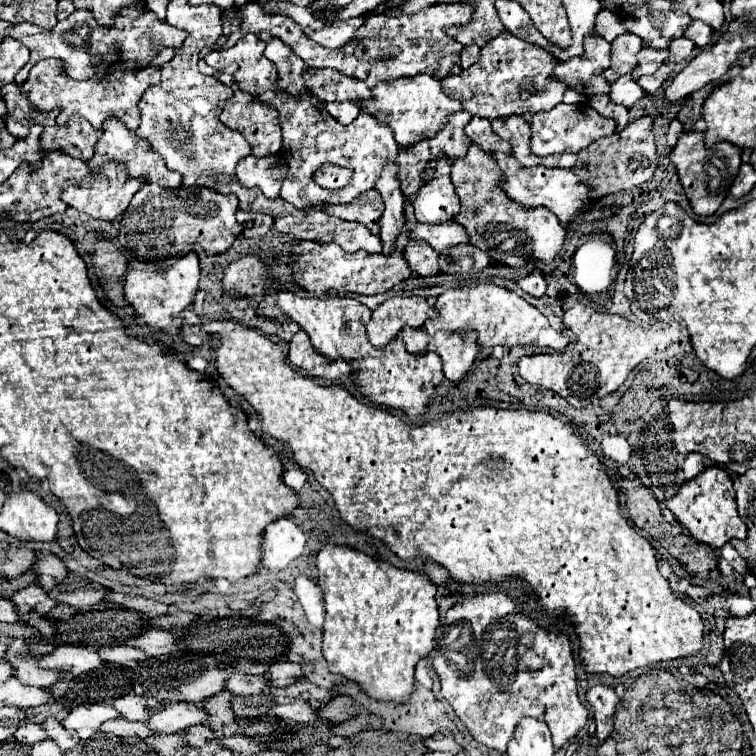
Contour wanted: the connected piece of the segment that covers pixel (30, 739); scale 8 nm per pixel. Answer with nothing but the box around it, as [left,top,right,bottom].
[15,721,49,745]

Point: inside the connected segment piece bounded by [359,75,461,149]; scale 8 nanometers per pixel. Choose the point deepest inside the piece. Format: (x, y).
(414, 107)

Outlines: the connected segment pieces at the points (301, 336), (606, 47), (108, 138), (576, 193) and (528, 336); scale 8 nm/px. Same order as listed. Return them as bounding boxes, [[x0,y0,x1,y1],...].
[[289,329,351,381],[553,35,611,95],[89,117,183,187],[493,153,589,225],[425,283,573,351]]

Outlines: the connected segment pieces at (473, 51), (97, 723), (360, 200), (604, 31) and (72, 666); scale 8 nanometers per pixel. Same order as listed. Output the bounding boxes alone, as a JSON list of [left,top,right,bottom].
[[461,45,479,69],[63,705,119,731],[319,189,383,233],[597,9,625,43],[41,645,103,675]]

